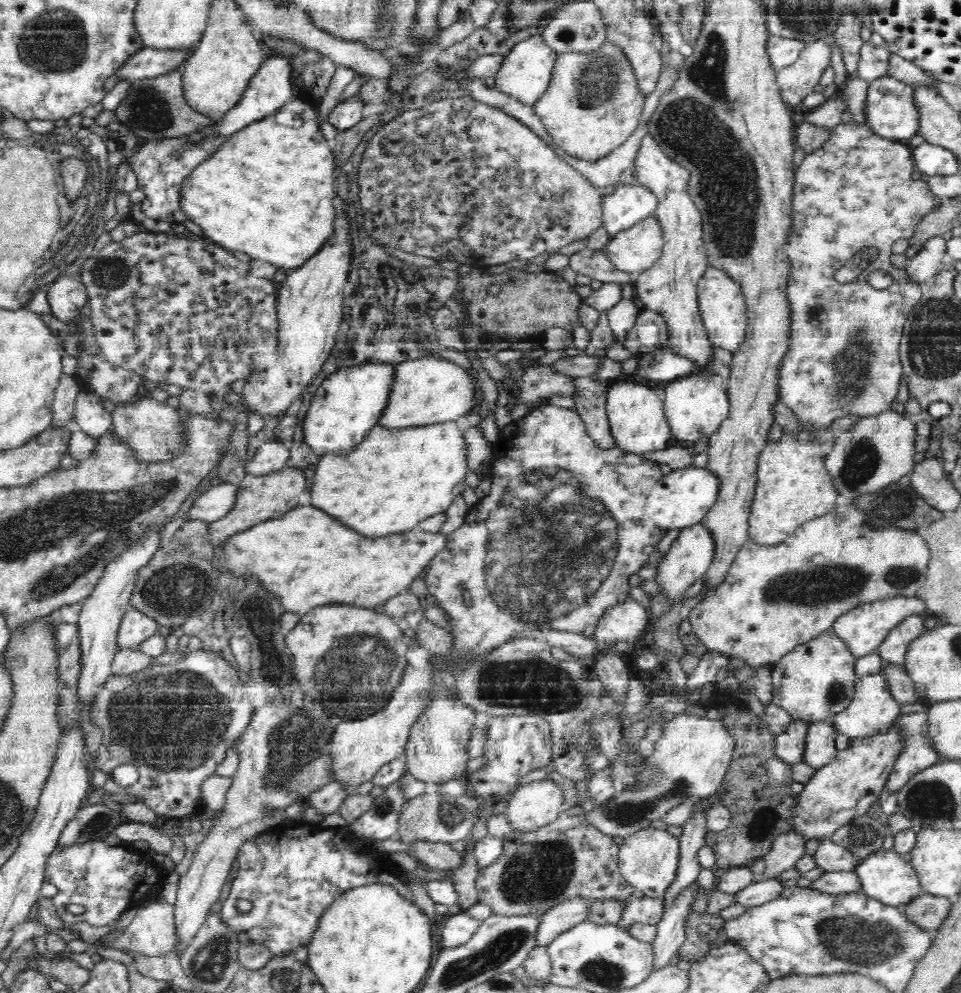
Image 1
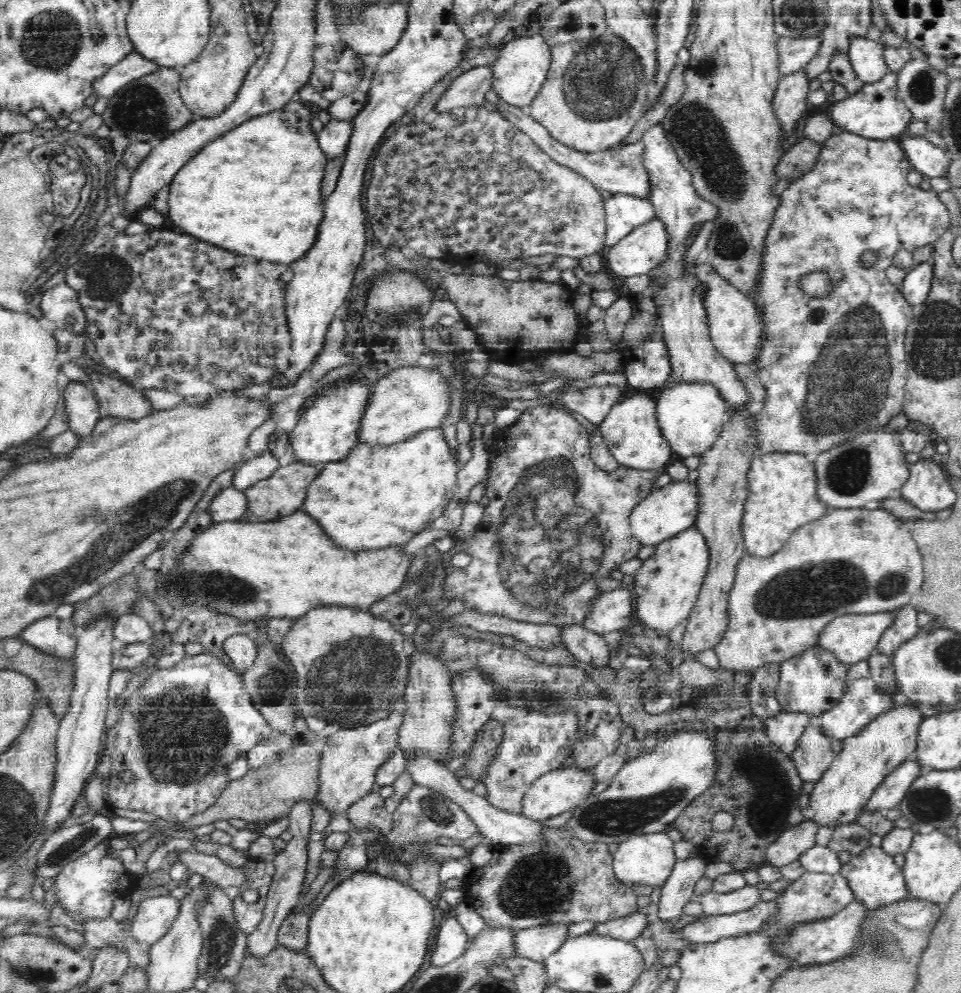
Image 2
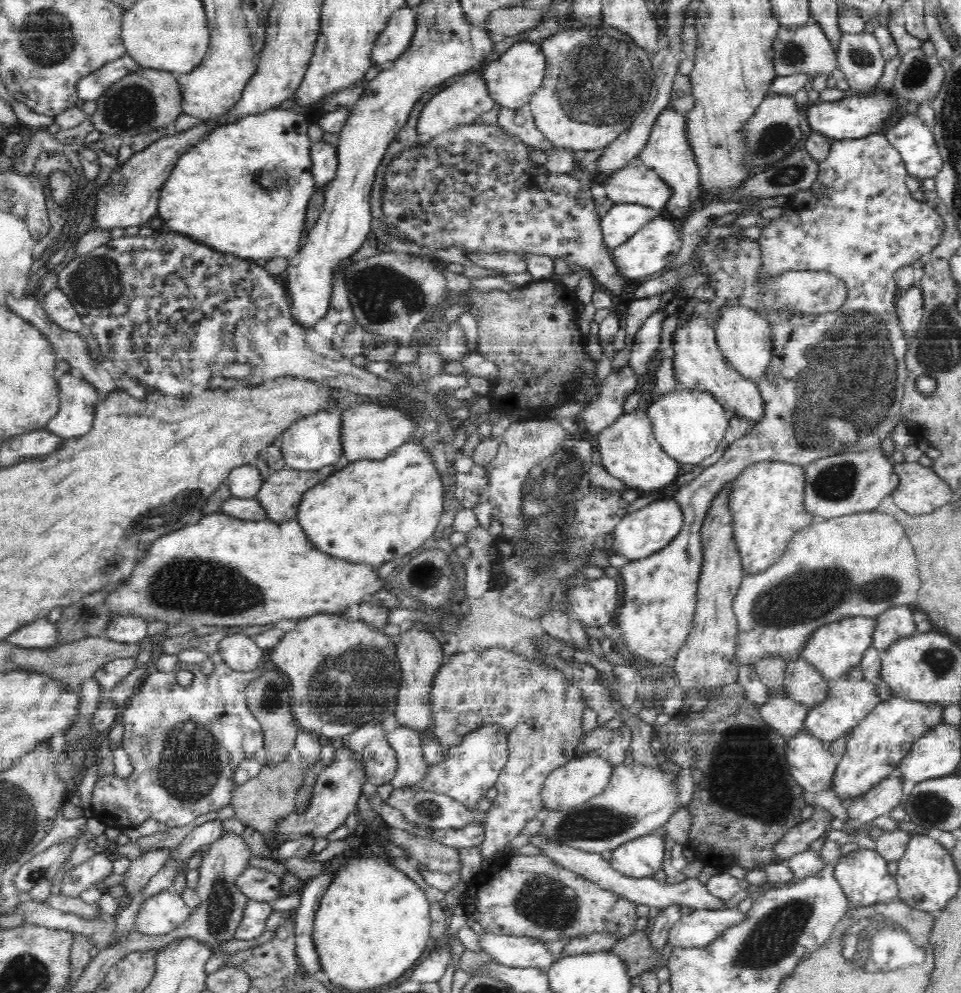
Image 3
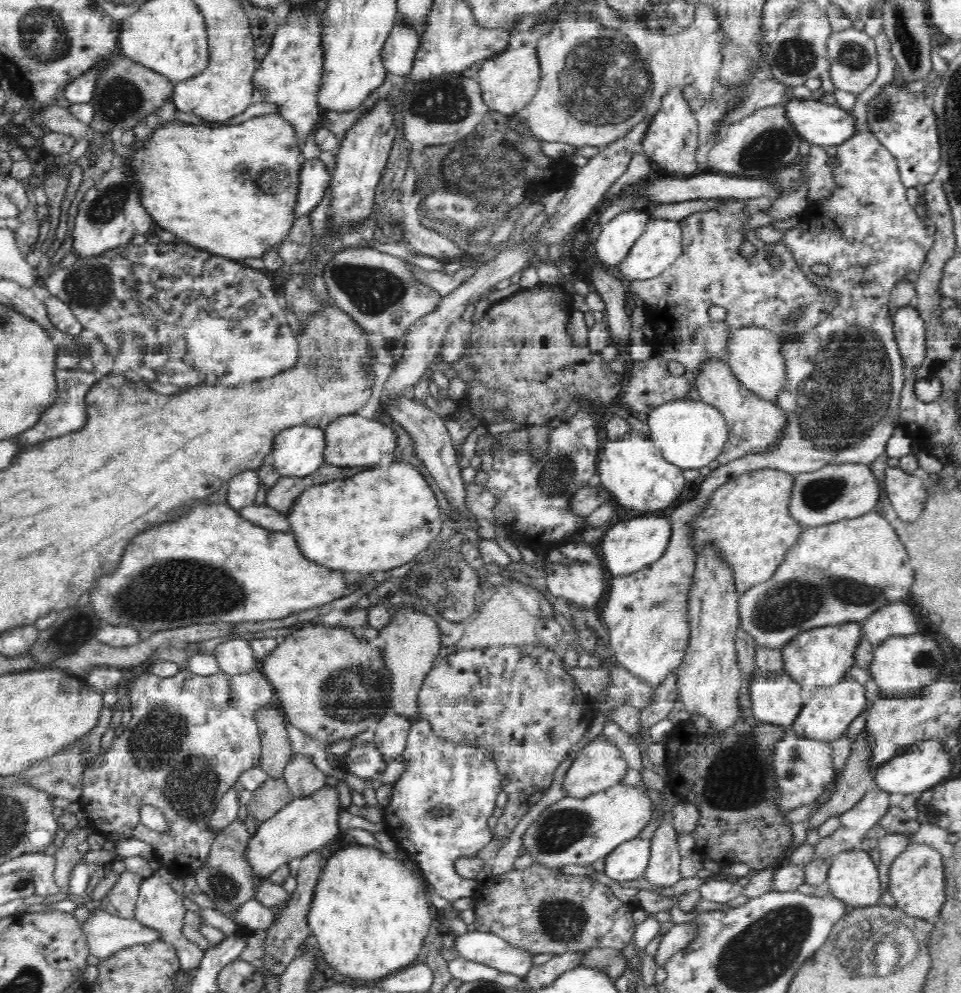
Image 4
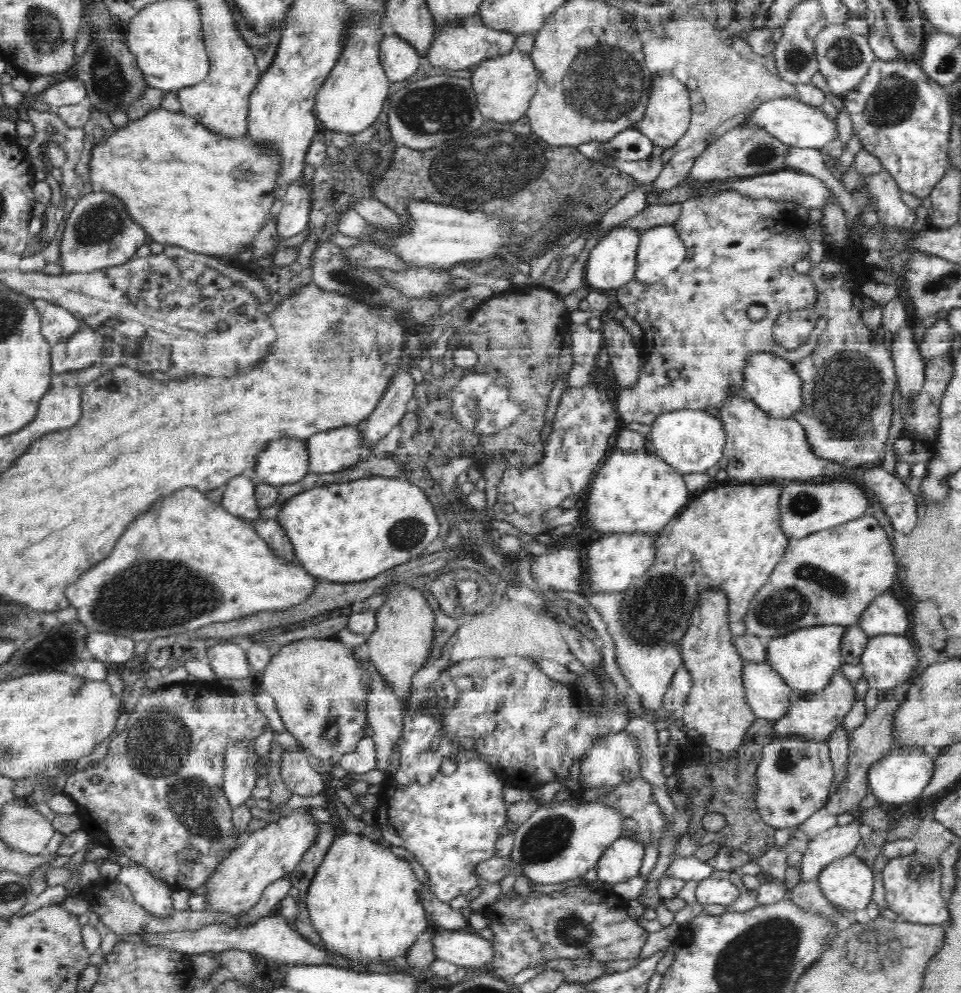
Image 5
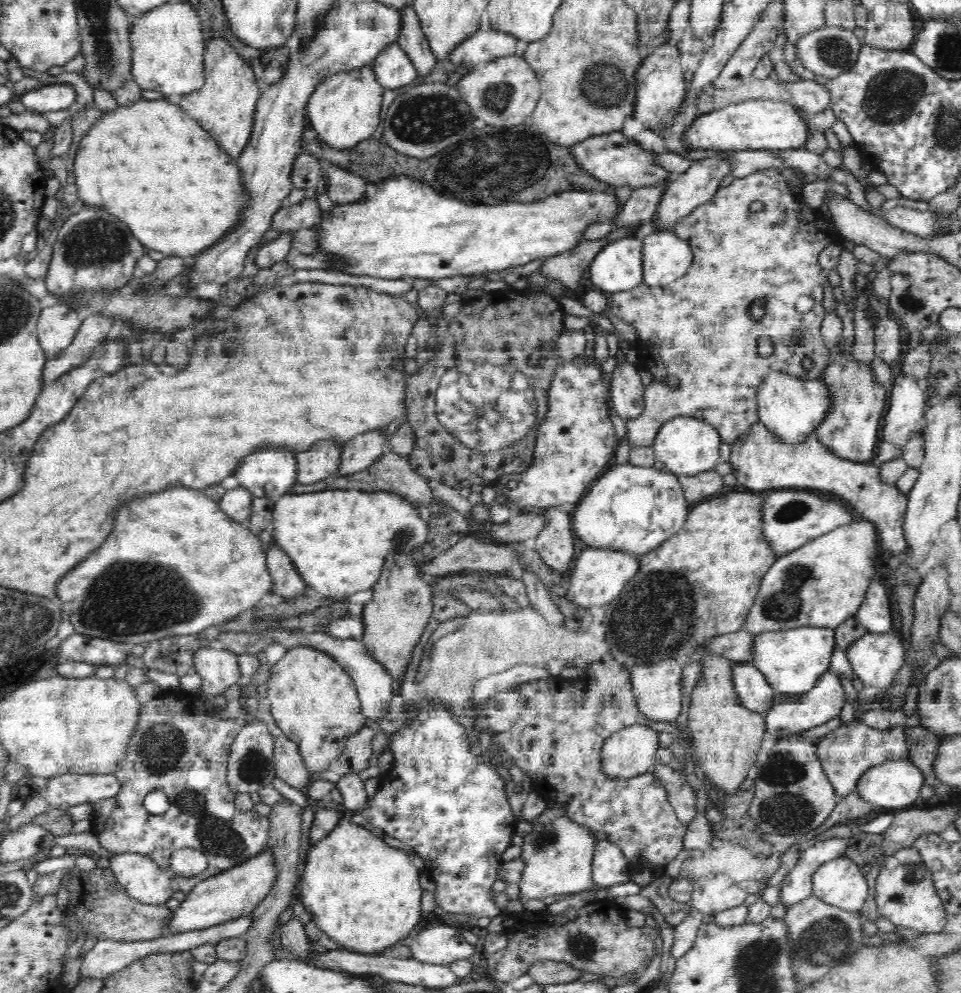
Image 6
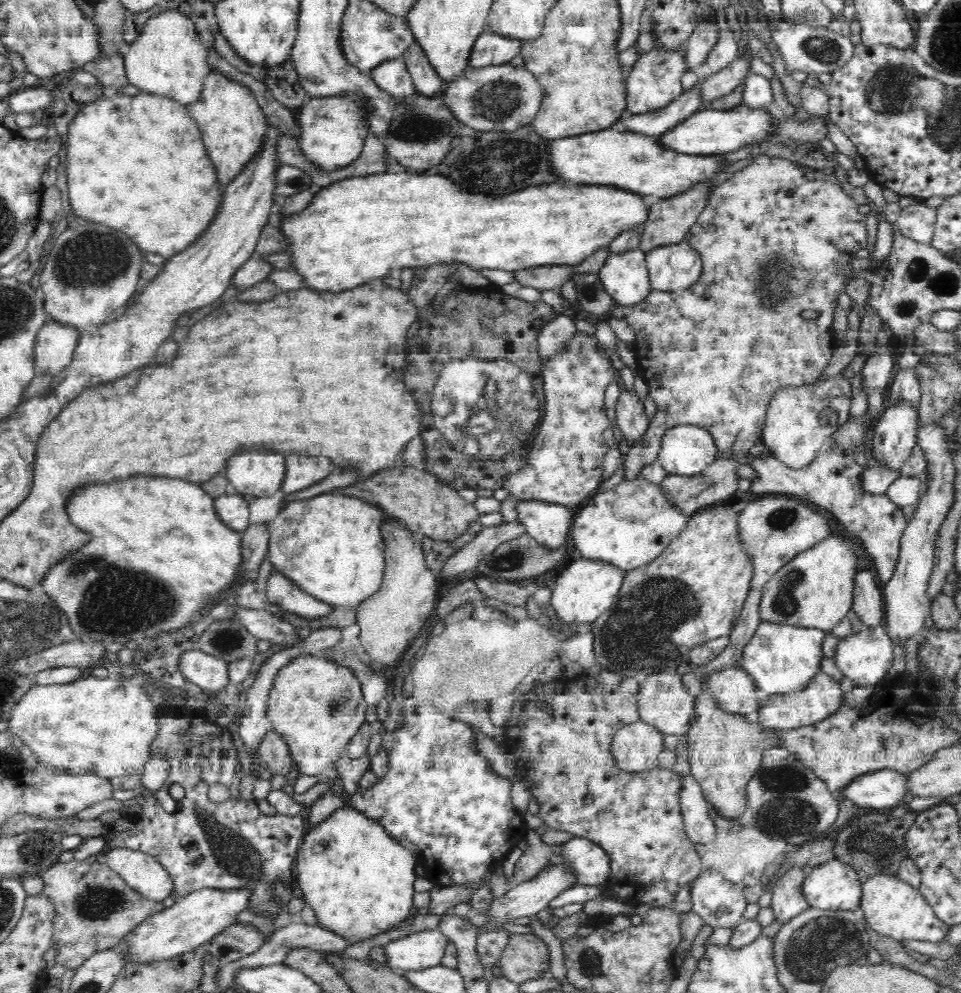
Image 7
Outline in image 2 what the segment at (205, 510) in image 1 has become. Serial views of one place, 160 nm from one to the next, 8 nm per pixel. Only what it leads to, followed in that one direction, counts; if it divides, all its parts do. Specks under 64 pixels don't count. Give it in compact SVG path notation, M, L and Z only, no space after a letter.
M232 484L210 498L206 513L210 515L213 524L220 524L236 521L236 518L244 512L244 508L246 497L242 490Z

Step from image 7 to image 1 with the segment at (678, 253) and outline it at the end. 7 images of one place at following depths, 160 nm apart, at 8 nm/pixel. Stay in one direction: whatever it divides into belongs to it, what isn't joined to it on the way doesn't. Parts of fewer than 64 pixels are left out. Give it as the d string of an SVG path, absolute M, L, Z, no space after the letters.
M646 216L646 218L638 220L636 224L632 224L630 228L616 232L605 244L604 253L619 272L635 277L651 268L661 258L663 244L659 222L654 216Z

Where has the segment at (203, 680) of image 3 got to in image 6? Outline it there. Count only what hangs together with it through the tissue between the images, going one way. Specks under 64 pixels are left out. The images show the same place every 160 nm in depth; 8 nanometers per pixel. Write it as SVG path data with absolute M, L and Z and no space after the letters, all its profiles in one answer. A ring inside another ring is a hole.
M154 698L147 703L144 703L140 710L140 720L136 722L136 728L133 729L132 735L133 738L129 741L128 753L125 754L125 759L120 762L120 768L116 770L113 774L119 780L121 784L119 793L112 798L94 801L94 810L98 810L98 816L100 818L96 818L96 822L94 822L94 832L96 832L96 836L100 841L100 844L115 854L122 853L136 853L137 855L144 855L148 858L152 859L152 861L156 862L160 868L170 868L170 856L172 856L172 852L176 852L176 850L180 848L193 848L194 850L199 850L206 855L208 866L206 870L195 874L194 878L185 877L185 876L172 876L171 887L172 890L183 892L188 894L194 888L195 883L200 883L203 880L210 876L216 876L218 872L224 872L225 869L231 869L236 865L241 865L245 863L251 857L257 857L260 853L263 853L266 849L268 849L268 828L270 828L270 821L266 820L266 818L262 818L254 811L240 811L235 807L235 796L237 795L230 789L230 785L228 785L228 779L226 779L226 774L228 774L228 759L230 755L230 750L239 730L242 730L242 727L247 723L247 720L244 720L243 717L236 717L234 719L226 719L226 722L220 722L220 719L214 720L214 718L208 718L206 720L206 714L196 714L196 712L172 712L172 706L168 706L168 704L162 704L162 698ZM153 790L162 790L162 792L168 795L170 798L170 808L164 812L164 814L150 814L146 808L144 808L144 797L149 792Z

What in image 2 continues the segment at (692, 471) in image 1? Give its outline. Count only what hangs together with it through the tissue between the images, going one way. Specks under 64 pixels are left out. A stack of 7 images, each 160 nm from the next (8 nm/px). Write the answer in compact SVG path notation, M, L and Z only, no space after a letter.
M687 478L672 479L665 486L652 489L652 492L633 508L631 525L634 536L644 545L657 545L695 524L700 507L701 492L697 481Z

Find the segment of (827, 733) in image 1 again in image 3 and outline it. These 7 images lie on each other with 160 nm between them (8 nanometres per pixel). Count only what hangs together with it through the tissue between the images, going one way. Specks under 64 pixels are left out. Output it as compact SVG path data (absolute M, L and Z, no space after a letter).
M802 730L788 741L786 755L791 773L806 791L819 793L830 787L838 758L825 741Z

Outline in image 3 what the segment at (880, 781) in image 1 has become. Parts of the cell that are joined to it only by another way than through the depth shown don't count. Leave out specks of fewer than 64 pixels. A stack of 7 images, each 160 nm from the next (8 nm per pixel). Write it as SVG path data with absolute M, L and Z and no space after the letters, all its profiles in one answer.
M896 696L882 701L848 734L846 750L836 764L829 787L834 795L847 805L887 776L897 773L902 761L912 751L914 742L924 737L930 726L943 722L942 710L943 707L937 704L929 705Z

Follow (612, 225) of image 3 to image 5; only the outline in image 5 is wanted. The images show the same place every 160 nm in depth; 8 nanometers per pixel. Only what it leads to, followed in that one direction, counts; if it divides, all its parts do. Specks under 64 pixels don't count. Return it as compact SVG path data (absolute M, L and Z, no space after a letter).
M618 224L618 226L610 228L590 251L590 257L585 266L585 284L600 290L610 291L616 290L622 284L634 279L636 252L640 239L641 232L627 224Z

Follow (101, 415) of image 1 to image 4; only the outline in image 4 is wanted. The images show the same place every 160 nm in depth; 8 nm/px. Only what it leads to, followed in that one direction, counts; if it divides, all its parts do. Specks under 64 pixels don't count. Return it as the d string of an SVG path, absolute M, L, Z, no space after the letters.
M56 367L55 379L57 380L57 389L59 393L58 404L54 404L48 409L36 423L34 428L29 428L24 431L19 440L23 440L29 446L37 444L40 441L49 441L58 437L63 437L72 434L86 426L88 422L88 404L87 394L91 388L97 383L99 376L91 369L61 369Z

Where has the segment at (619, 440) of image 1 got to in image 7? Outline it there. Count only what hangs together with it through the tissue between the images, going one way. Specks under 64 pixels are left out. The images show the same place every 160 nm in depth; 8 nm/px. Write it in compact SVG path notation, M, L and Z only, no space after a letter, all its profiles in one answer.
M639 476L633 477L632 482L622 482L612 492L600 492L595 495L594 504L586 506L584 514L578 514L573 520L570 535L574 548L580 552L580 556L588 560L607 561L608 564L622 568L626 573L638 566L650 564L652 560L660 556L660 553L664 552L671 541L680 534L690 518L671 505L658 484L646 482Z

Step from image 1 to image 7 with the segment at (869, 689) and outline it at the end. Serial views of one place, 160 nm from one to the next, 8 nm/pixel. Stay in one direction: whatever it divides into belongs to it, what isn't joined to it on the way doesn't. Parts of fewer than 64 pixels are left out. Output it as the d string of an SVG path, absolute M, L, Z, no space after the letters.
M820 672L812 678L811 684L807 686L807 691L771 695L764 698L762 706L757 710L759 723L765 729L788 730L807 727L827 719L842 706L844 692L840 687L841 684L838 680Z

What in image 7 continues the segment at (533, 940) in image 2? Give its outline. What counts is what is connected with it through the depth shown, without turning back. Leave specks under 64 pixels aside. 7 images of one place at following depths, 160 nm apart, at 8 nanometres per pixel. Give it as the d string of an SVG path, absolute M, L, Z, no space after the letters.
M438 928L408 934L383 946L385 964L397 972L440 965L448 942Z

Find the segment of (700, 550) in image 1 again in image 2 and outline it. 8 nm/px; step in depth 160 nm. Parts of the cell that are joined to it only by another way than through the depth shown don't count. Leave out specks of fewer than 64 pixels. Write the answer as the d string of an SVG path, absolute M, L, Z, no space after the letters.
M696 524L658 543L655 553L643 561L643 566L635 574L638 623L669 633L679 623L688 620L704 582L710 557L707 540Z

